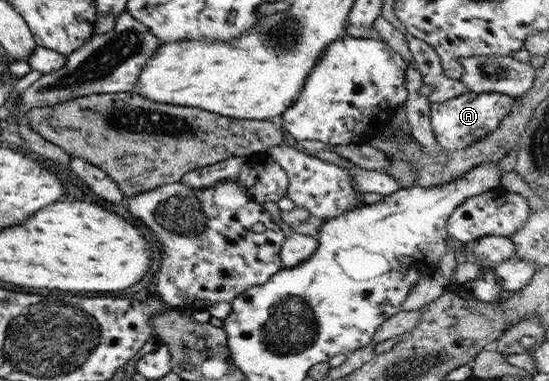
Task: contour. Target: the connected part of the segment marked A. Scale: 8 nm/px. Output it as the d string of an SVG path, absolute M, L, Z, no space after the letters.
M466 92L440 104L430 104L430 129L442 150L466 149L487 133L497 130L500 121L508 115L514 97L498 93Z

